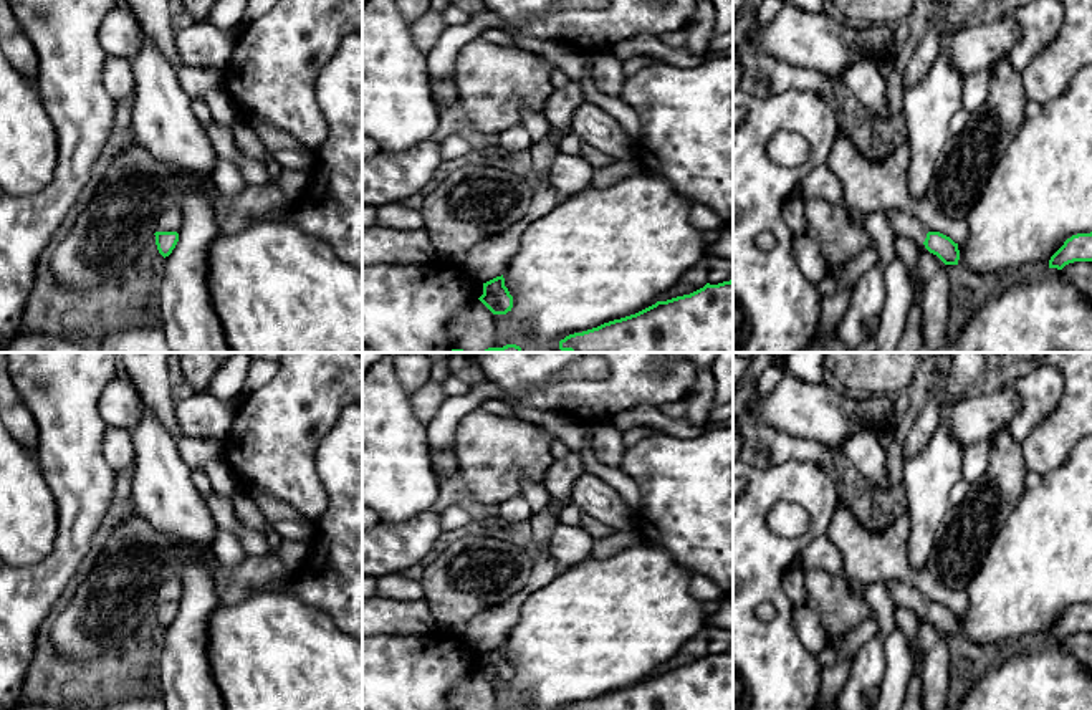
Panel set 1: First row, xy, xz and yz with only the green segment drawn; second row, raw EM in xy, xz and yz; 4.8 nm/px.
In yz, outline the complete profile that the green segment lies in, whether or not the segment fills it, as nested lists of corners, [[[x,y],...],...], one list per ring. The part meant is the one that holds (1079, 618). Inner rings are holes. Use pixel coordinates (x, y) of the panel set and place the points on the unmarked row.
[[[1092,602],[1077,604],[1064,612],[1064,616],[1051,627],[1049,639],[1062,640],[1074,632],[1092,632]]]

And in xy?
[[[156,602],[156,616],[159,624],[165,629],[172,624],[179,612],[179,604],[177,602]]]

